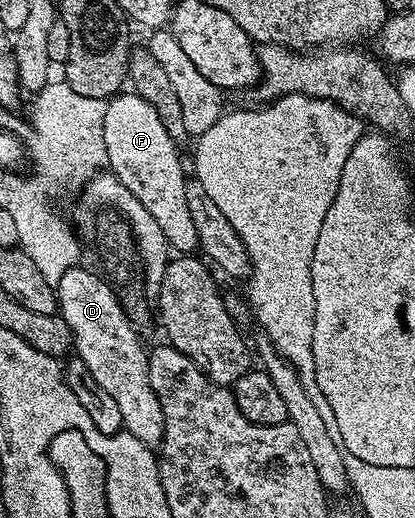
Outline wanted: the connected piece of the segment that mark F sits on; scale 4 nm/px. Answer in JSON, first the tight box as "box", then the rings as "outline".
{"box":[104,91,198,254],"outline":[[[132,91],[113,96],[106,104],[104,145],[111,174],[156,218],[167,244],[179,254],[193,254],[198,247],[196,227],[189,216],[188,177],[182,167],[176,142],[164,129],[153,107]]]}

